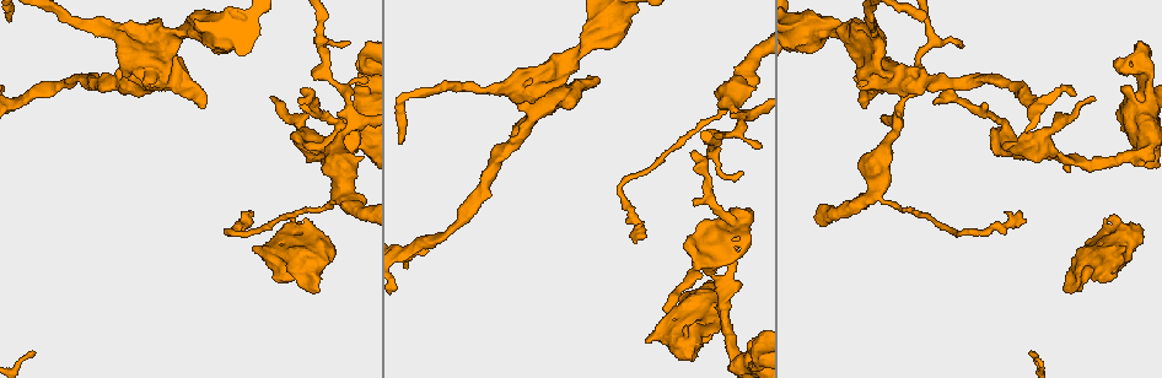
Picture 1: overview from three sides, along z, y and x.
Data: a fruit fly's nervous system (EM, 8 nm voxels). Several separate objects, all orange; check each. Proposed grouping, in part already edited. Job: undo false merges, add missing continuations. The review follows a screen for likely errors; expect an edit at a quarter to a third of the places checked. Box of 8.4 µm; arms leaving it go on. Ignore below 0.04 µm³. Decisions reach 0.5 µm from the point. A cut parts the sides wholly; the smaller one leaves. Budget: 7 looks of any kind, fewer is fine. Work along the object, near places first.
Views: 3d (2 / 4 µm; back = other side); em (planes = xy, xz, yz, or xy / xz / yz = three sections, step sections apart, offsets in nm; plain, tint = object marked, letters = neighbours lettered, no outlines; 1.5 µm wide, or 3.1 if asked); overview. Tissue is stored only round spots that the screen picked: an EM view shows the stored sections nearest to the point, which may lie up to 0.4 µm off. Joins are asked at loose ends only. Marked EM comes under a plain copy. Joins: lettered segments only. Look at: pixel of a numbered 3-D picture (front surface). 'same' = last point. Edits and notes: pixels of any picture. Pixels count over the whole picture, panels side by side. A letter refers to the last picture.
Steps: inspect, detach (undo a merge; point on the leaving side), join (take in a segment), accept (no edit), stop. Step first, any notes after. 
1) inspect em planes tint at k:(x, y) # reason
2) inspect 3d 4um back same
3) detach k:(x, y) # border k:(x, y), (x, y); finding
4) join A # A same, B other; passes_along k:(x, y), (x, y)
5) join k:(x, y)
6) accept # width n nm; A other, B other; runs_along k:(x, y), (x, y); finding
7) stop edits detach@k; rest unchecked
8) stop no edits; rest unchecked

inspect 3d 4um at 1:(122, 61) # thick turns thin

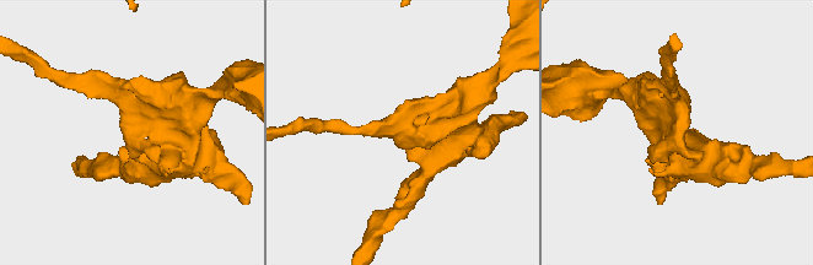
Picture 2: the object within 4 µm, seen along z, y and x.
inspect em xz step 4 tint at 2:(129, 131) # shape alone is not enough

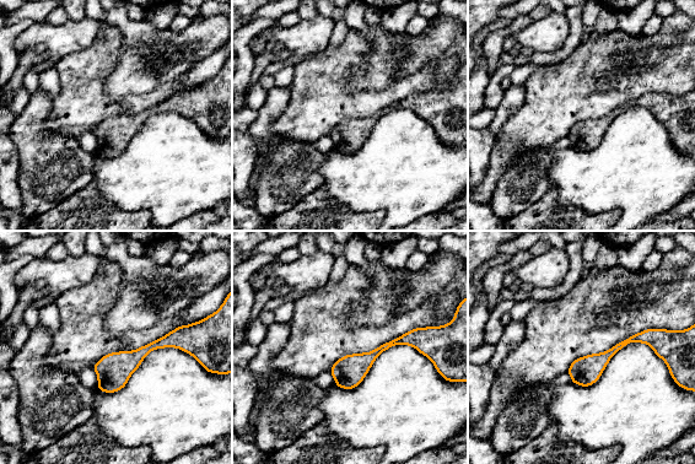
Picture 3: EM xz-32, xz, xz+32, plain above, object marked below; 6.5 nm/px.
inspect em xz step 4 letters same # what lies round it

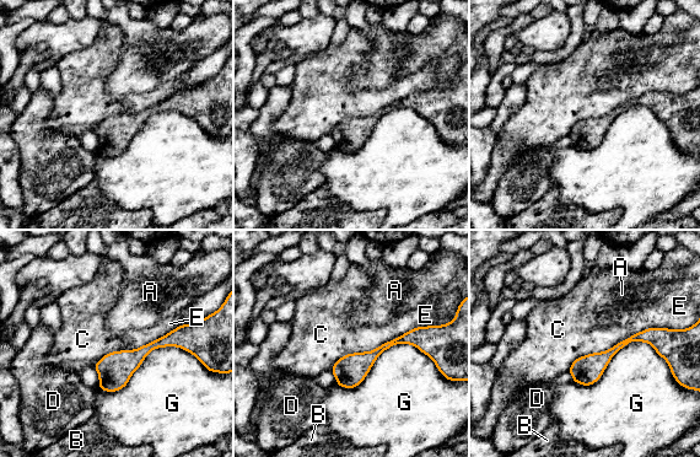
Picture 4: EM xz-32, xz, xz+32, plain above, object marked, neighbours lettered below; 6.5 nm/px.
accept # width 190 nm; longest_contact G 700 nm; A other, B other, C other, D other, E other, G other; continuous, no second neuron

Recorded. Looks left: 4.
inspect em planes letters at 1:(199, 107) # branch stops here

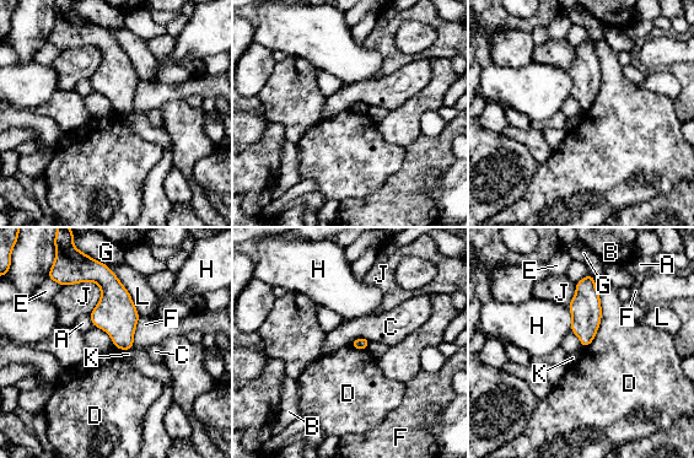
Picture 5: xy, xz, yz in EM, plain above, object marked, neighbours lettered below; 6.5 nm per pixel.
accept # A other, B other, C other, D other, E other, F other, G other, H other, J other, K other, L other; border 5:(595, 278), (601, 324), (584, 349); no lettered segment goes on from it

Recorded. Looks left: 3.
inspect em xy step 4 letters at 1:(349, 42) # thin end

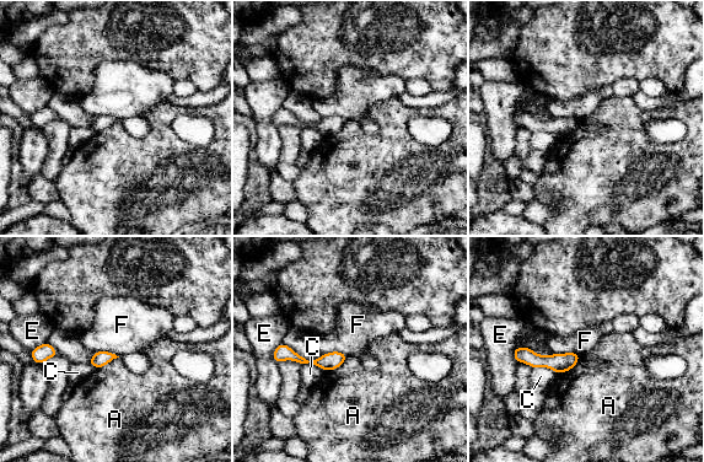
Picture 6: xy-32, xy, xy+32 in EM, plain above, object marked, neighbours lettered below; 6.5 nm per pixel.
accept # A other, C other, E other, F other; border 6:(554, 353), (576, 353), (579, 355); none of them fits

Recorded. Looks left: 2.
stop no edits; rest unchecked

